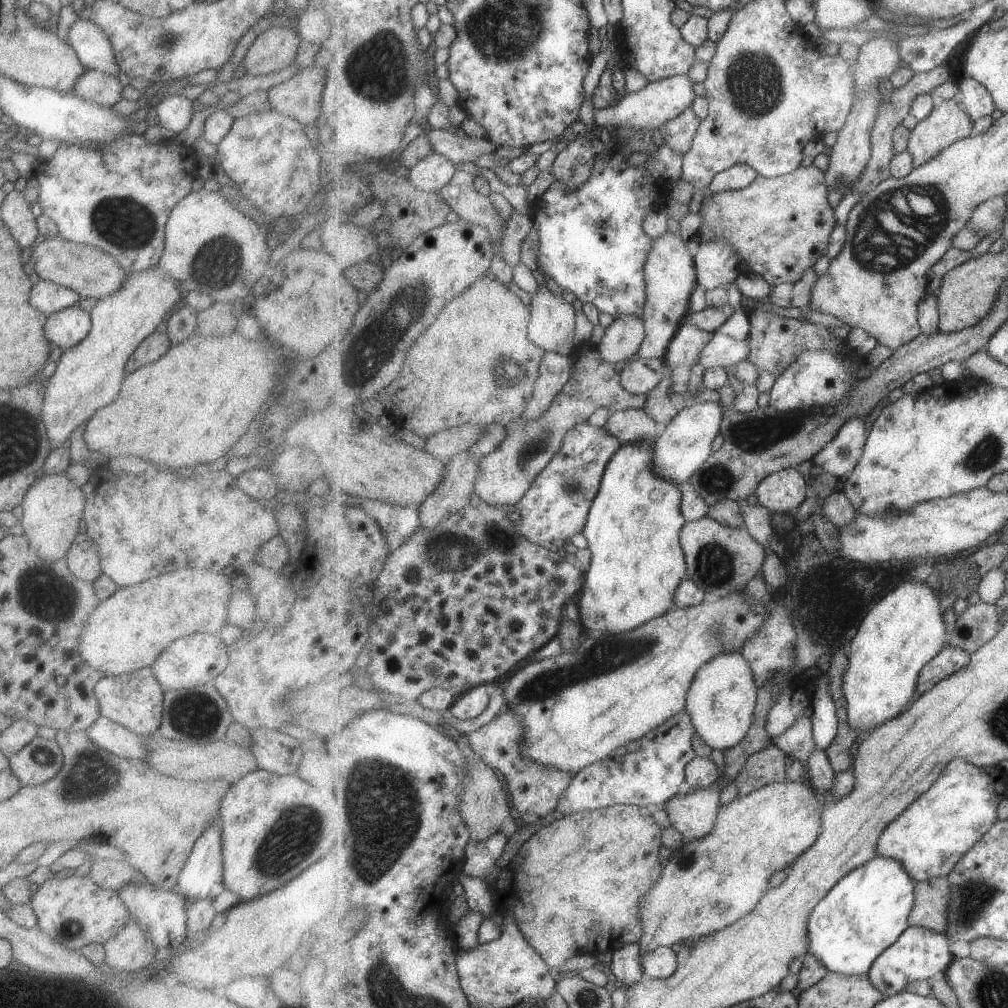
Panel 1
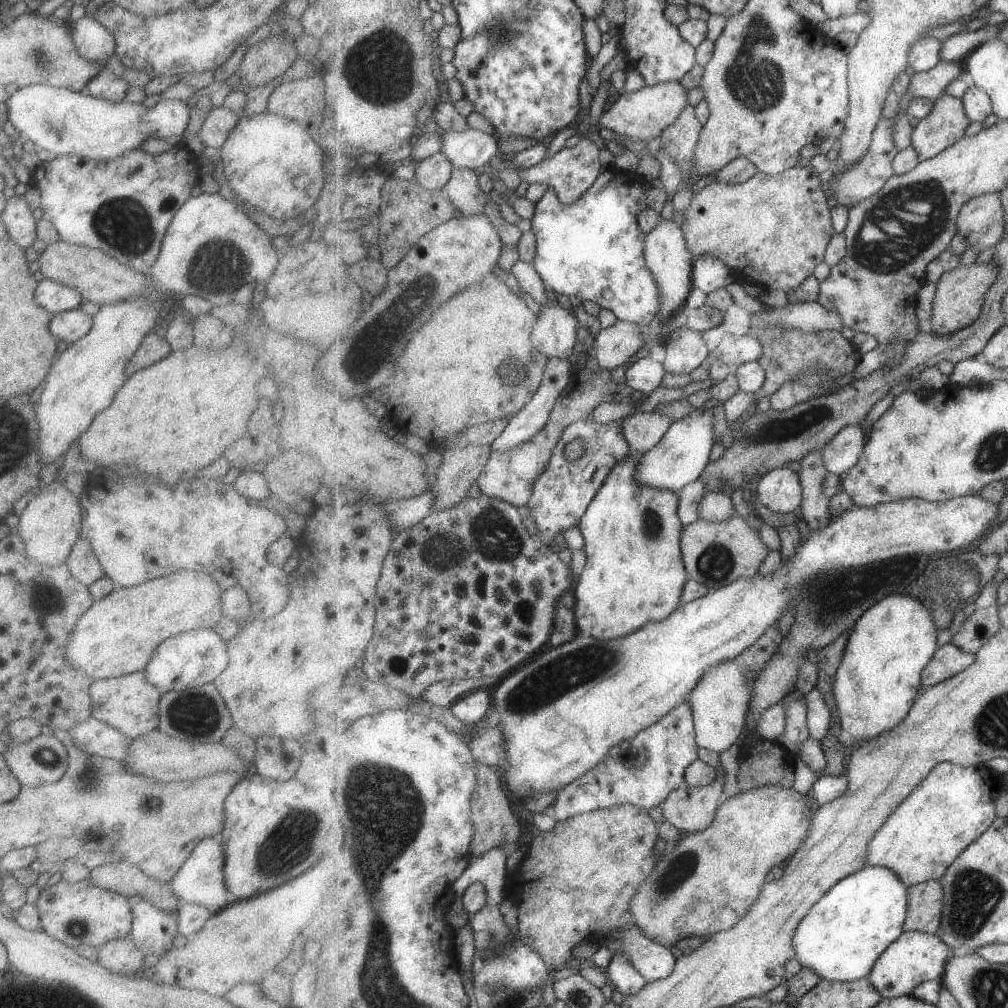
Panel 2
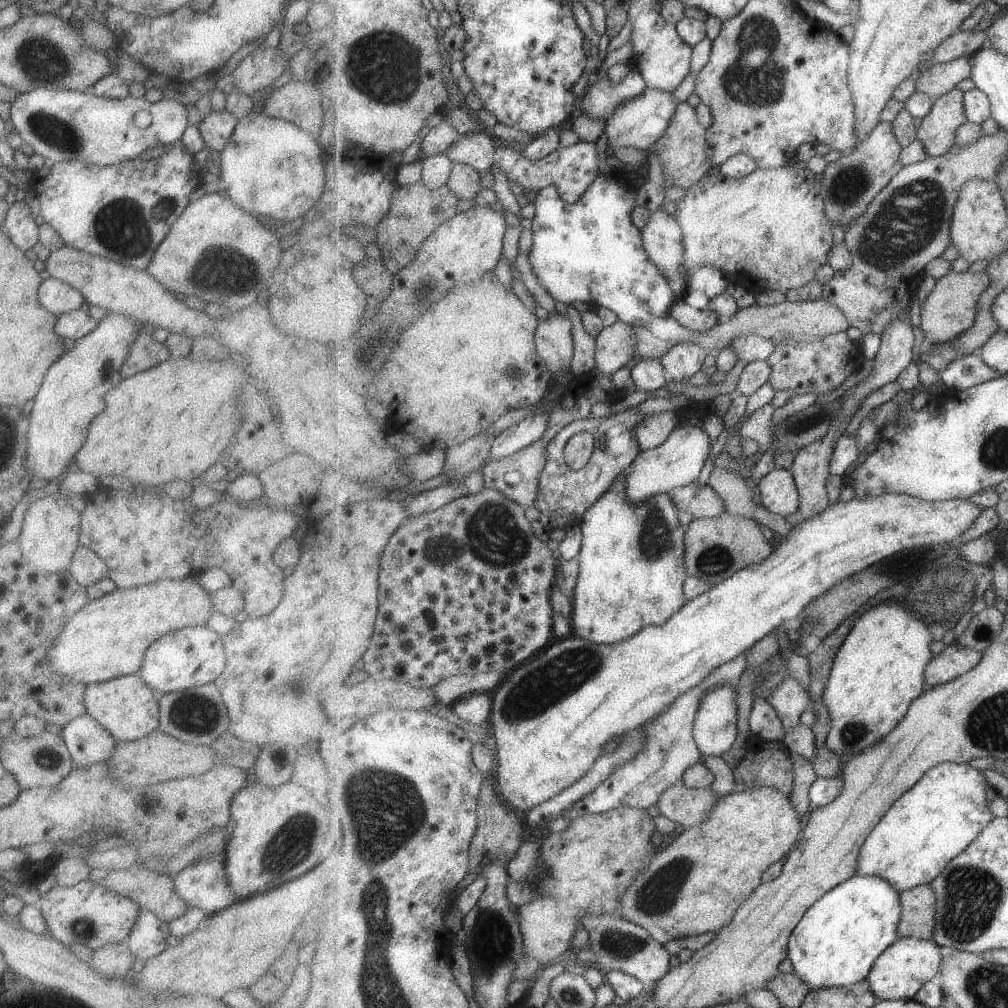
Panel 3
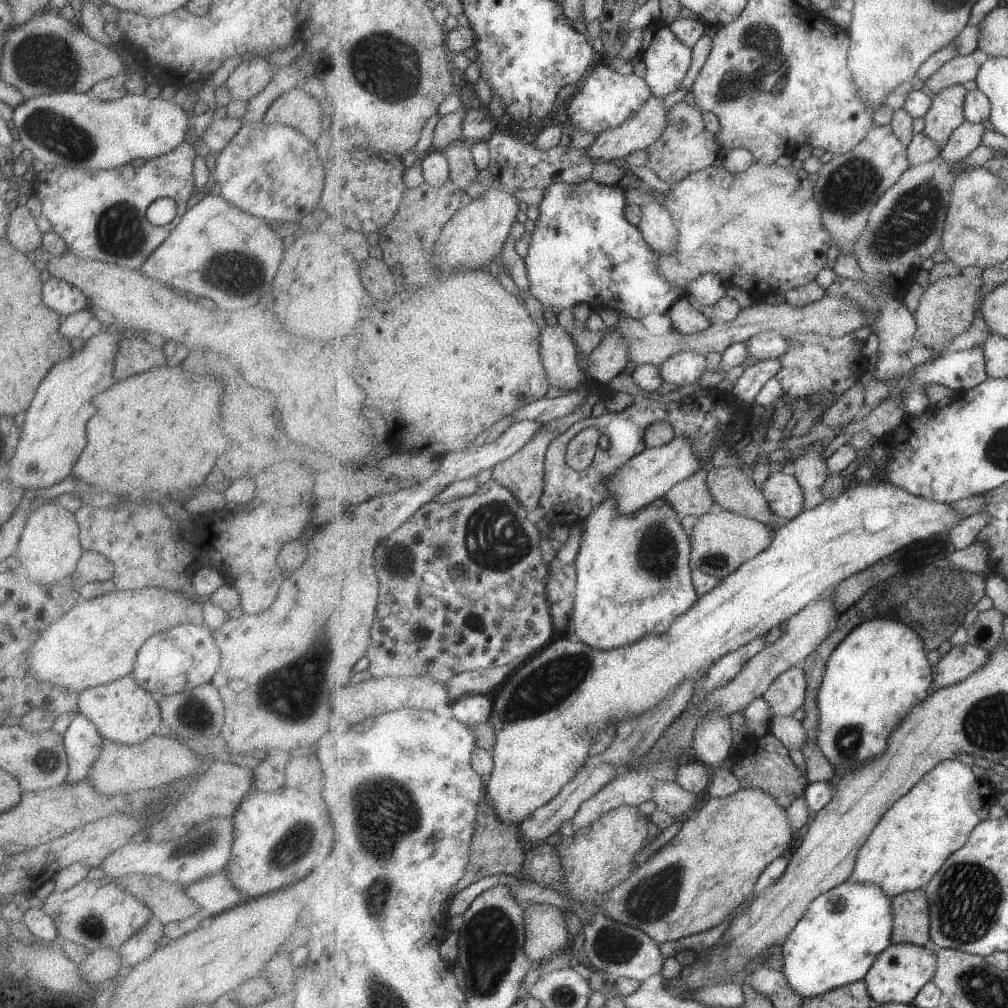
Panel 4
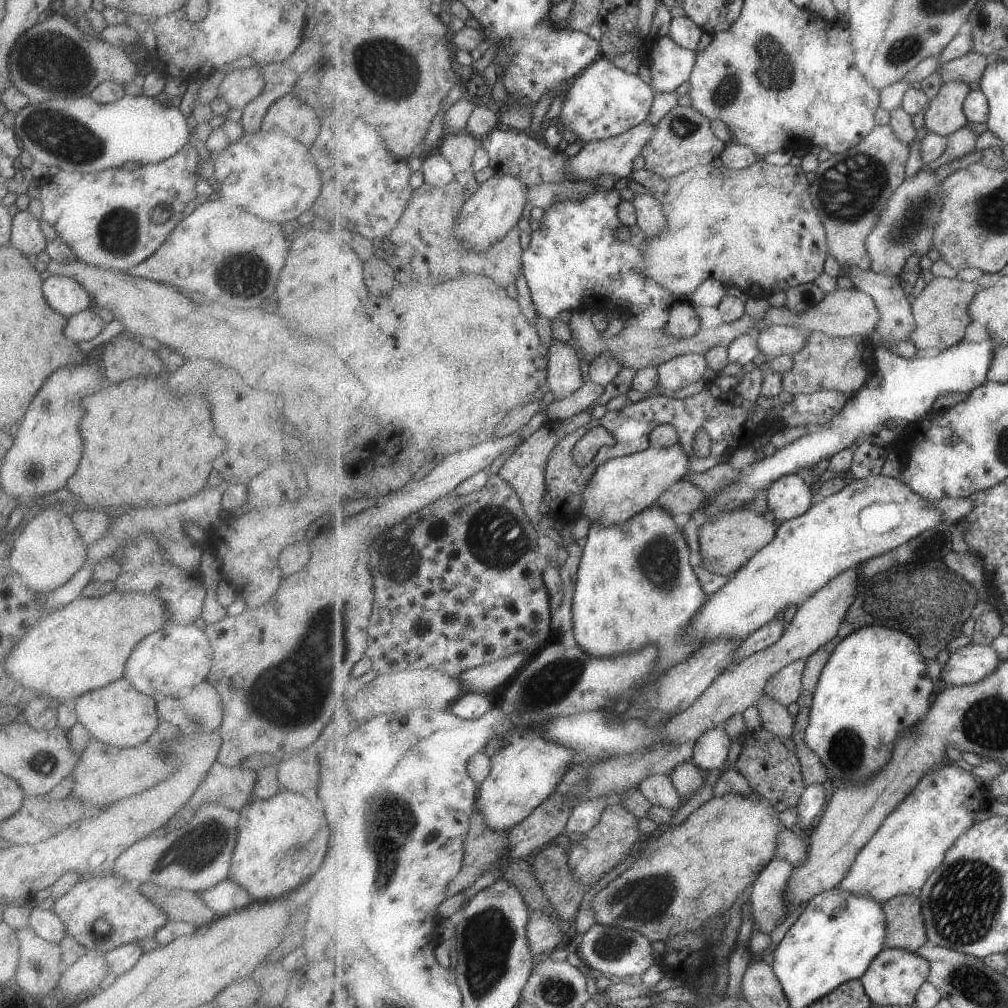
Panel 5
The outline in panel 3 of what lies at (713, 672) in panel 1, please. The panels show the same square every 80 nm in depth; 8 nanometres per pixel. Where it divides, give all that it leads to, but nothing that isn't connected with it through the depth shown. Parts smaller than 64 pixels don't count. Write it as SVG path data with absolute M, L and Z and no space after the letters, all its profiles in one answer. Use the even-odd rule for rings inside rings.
M727 683L718 686L709 691L703 697L701 706L696 714L694 722L694 737L697 741L703 756L715 755L716 757L727 752L735 740L737 740L737 692L735 691L735 683Z

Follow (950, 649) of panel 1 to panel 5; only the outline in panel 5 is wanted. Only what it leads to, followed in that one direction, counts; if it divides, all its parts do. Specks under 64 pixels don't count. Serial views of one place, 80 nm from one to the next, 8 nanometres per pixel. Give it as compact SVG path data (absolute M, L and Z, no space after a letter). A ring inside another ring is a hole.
M971 642L950 654L942 670L942 680L955 686L976 683L996 671L1002 660L1002 655L991 645L978 645Z

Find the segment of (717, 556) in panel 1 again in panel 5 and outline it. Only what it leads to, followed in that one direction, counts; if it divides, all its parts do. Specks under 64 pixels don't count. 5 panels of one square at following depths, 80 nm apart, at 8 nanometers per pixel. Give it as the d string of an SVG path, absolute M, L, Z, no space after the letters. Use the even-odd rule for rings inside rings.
M745 508L723 511L714 517L705 519L699 531L701 565L718 575L733 576L761 549L773 542L780 524L771 516L763 516Z

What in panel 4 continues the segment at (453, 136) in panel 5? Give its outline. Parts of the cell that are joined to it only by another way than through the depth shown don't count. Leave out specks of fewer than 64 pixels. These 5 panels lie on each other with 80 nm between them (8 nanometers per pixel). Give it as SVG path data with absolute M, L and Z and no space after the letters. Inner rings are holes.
M463 139L451 144L445 152L450 162L450 180L457 183L463 192L471 182L477 182L477 176L479 176L479 168L472 155L474 144L471 139Z

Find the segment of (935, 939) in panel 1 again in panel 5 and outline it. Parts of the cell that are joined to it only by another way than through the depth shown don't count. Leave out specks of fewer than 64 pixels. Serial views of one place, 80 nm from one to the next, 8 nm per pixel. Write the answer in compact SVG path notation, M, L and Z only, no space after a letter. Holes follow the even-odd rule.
M885 948L860 979L864 982L865 990L875 1005L913 1007L916 996L928 980L931 970L932 964L916 951Z

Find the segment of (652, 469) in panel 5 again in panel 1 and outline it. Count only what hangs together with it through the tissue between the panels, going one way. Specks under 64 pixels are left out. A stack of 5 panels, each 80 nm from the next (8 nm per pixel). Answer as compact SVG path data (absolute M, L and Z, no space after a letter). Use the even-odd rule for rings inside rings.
M705 402L694 404L691 407L681 410L673 422L667 426L667 429L659 436L653 453L651 454L651 464L653 472L659 478L677 482L679 486L686 486L689 478L699 472L701 466L711 458L713 453L713 440L717 438L719 432L723 432L725 409L720 402Z

